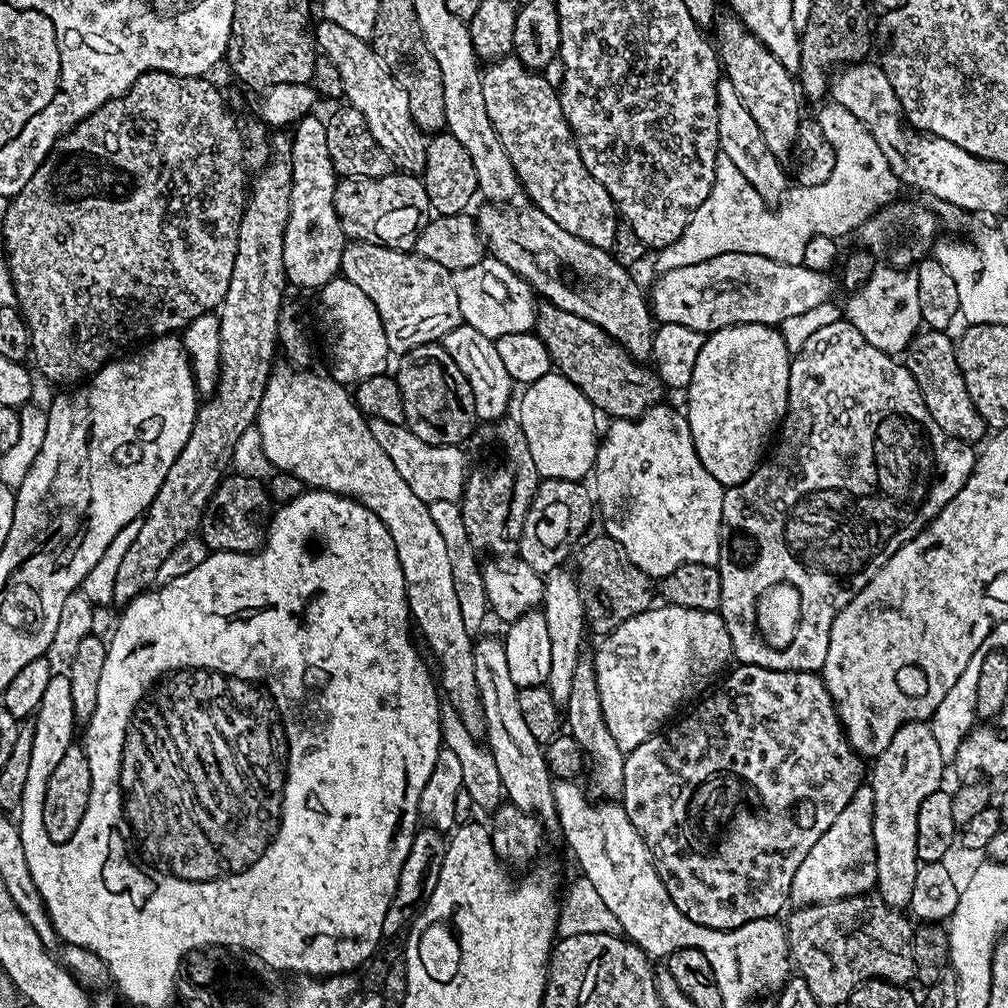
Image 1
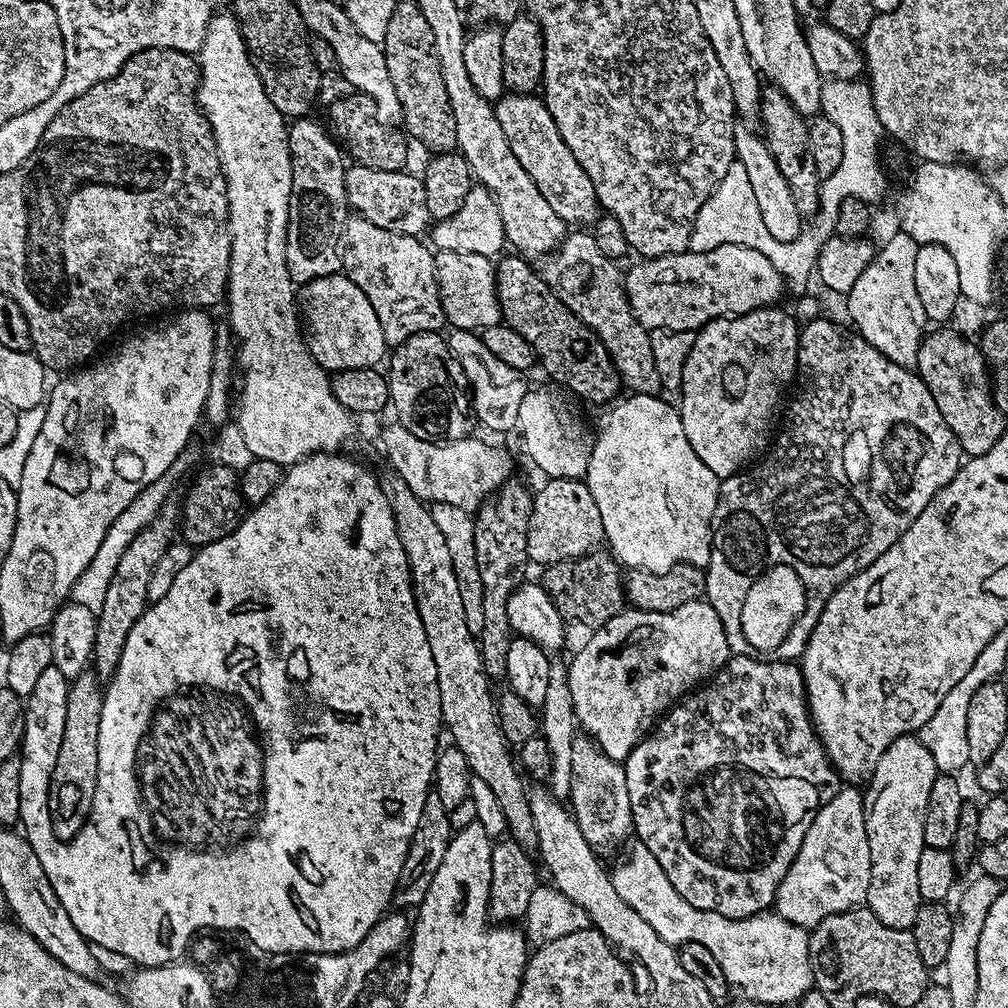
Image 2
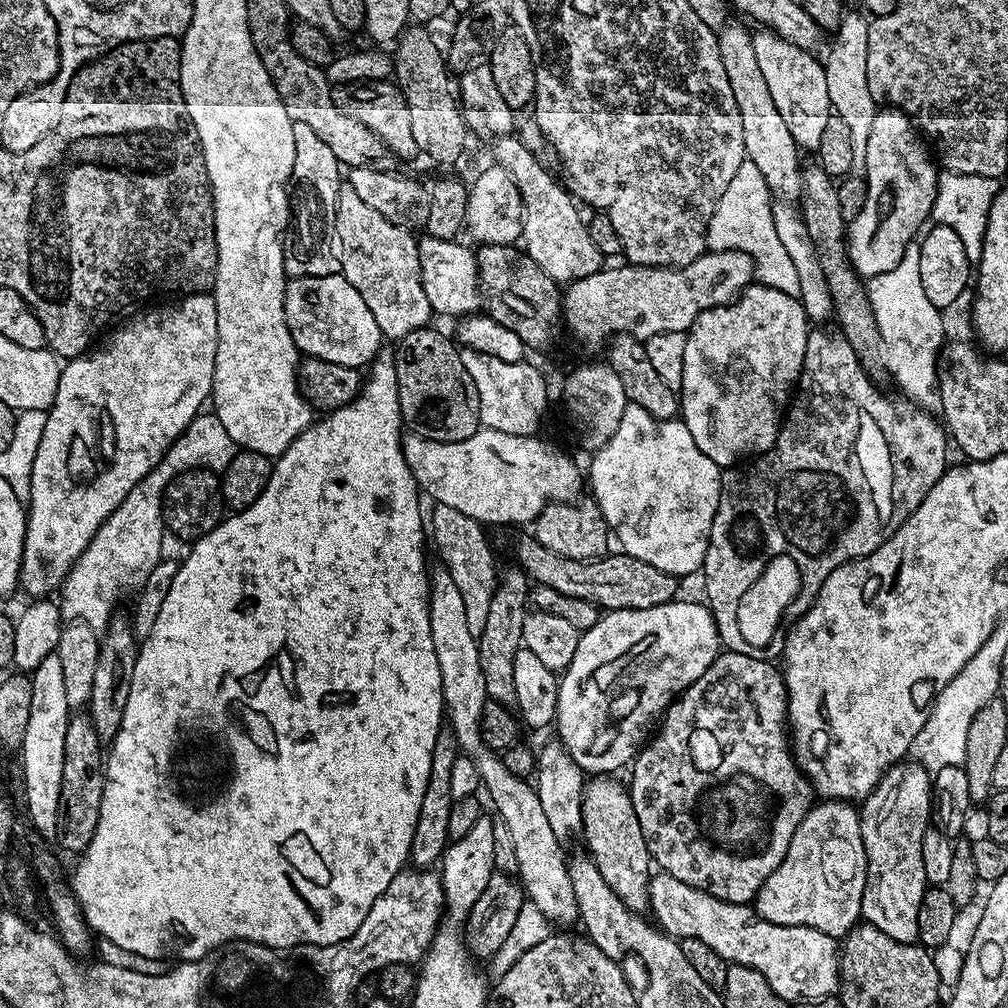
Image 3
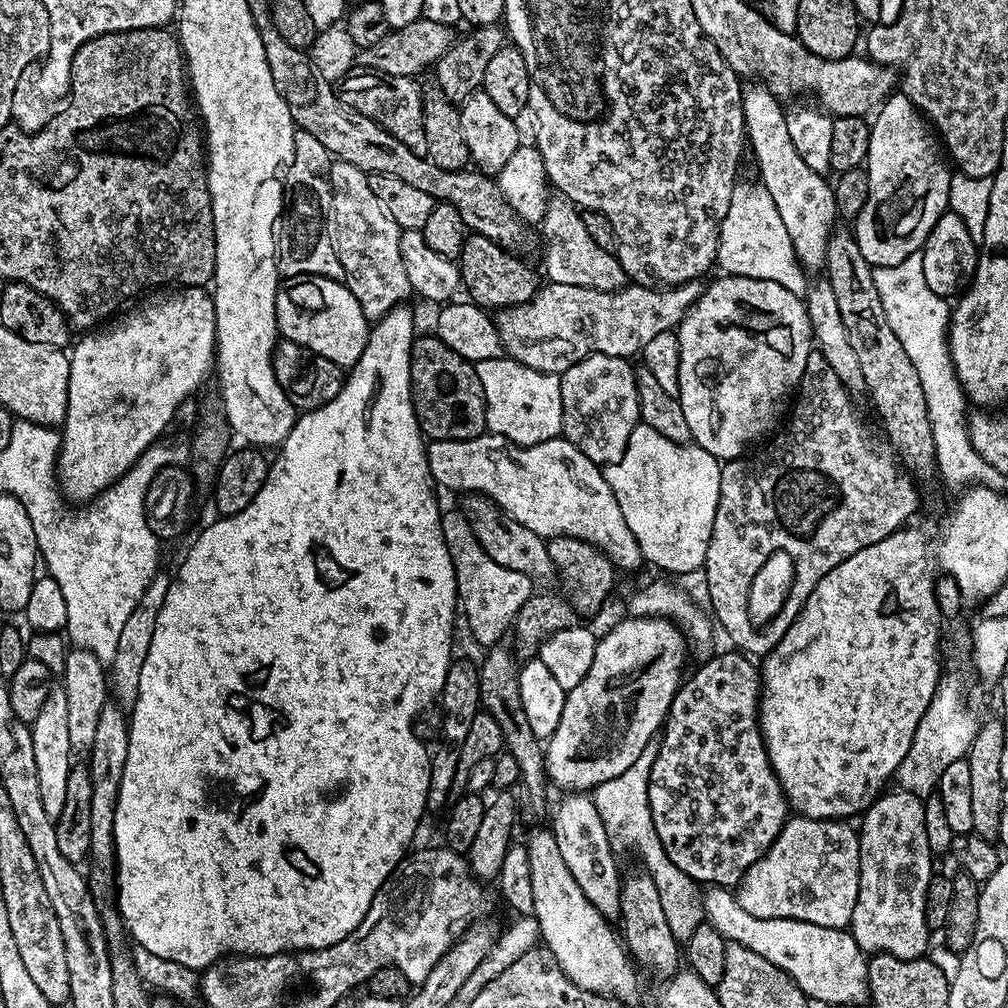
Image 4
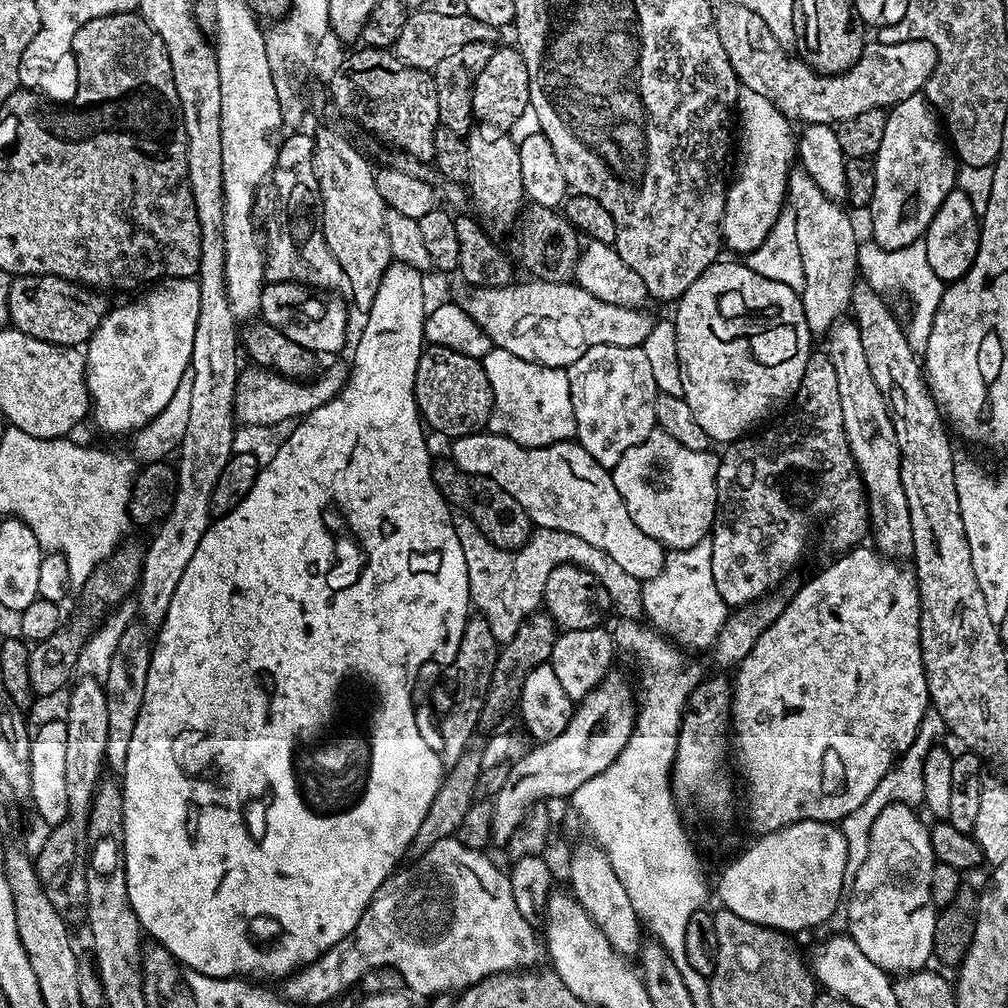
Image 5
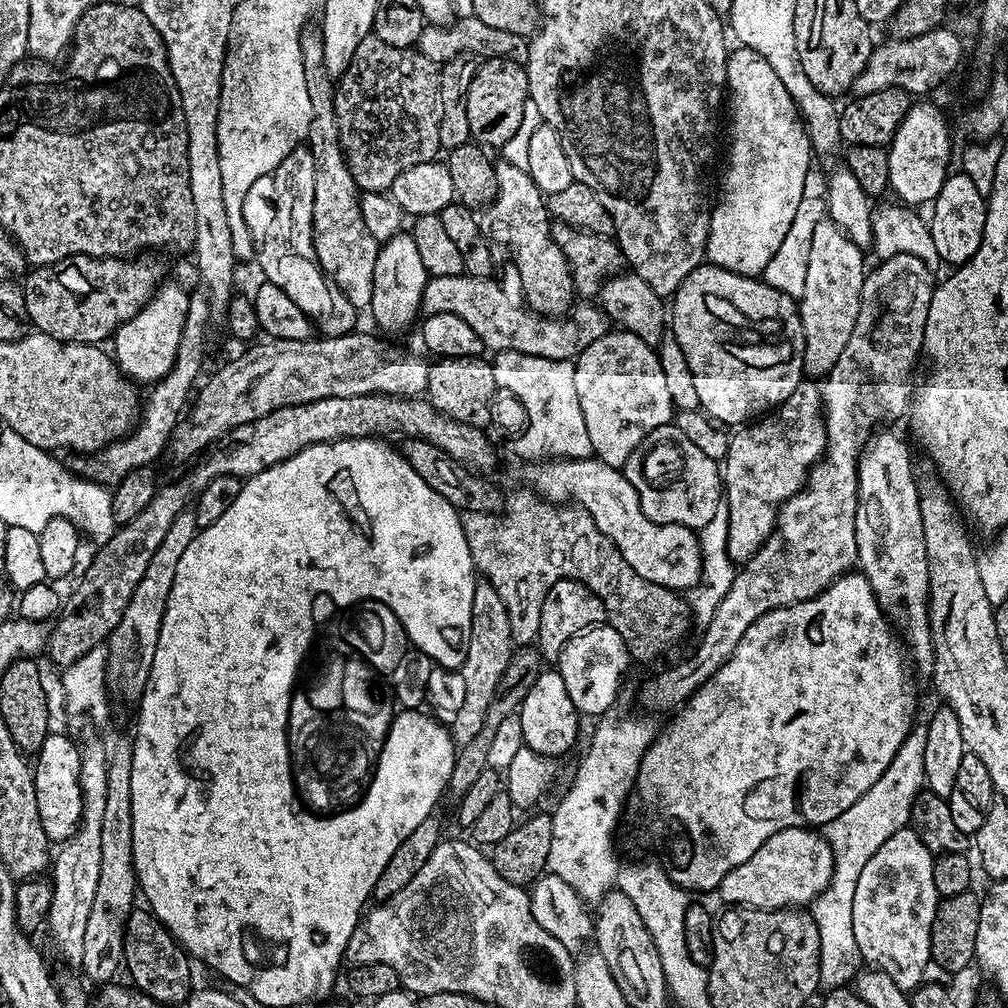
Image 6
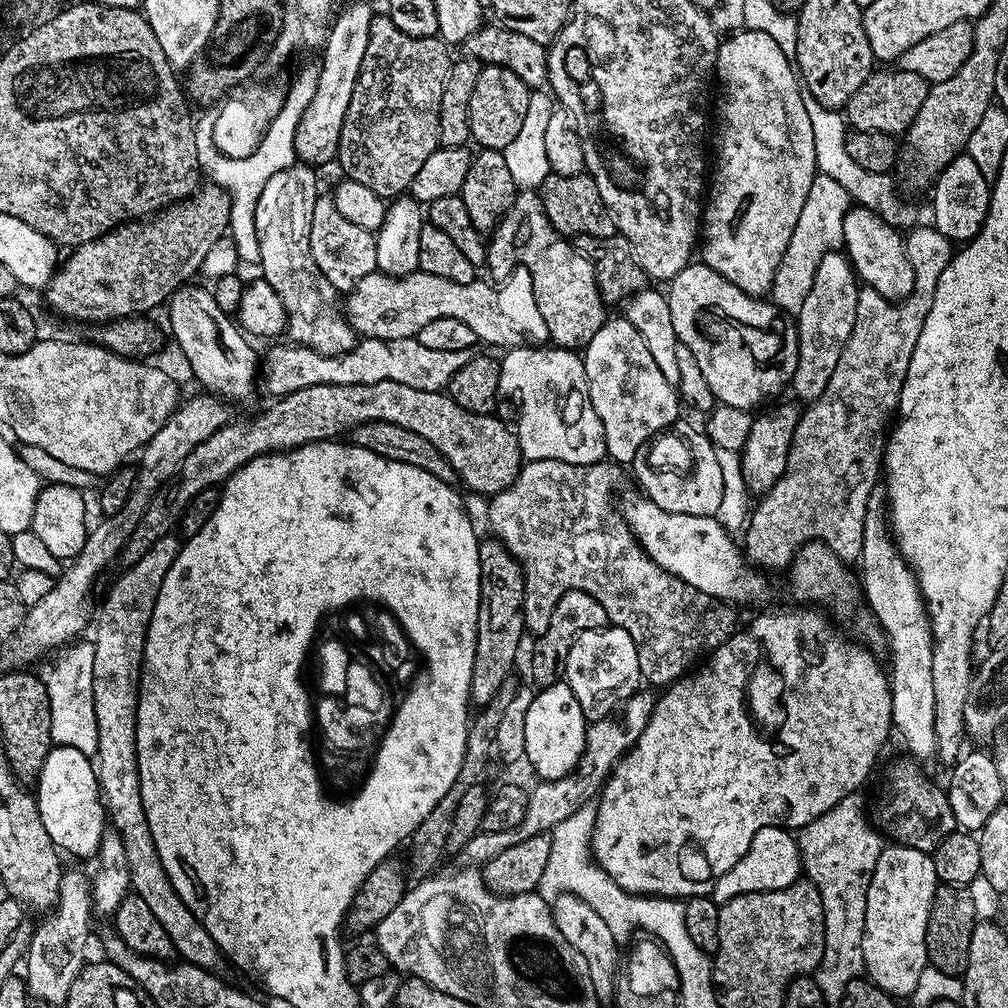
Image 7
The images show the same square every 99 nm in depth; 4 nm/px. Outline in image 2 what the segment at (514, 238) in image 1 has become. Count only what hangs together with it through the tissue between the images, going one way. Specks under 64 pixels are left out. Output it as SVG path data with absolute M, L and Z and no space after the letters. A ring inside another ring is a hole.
M572 230L565 235L564 243L548 256L543 264L542 275L545 282L550 286L550 290L554 290L556 297L579 320L586 322L586 326L590 326L590 330L594 330L594 334L598 334L602 346L606 346L606 350L620 375L621 385L632 394L660 396L662 378L658 378L658 370L654 363L654 349L650 346L652 333L642 326L642 322L638 322L638 318L632 312L628 296L624 292L624 276L622 272L616 269L619 268L617 261L606 259L602 254L602 250L598 250L595 238L587 231Z

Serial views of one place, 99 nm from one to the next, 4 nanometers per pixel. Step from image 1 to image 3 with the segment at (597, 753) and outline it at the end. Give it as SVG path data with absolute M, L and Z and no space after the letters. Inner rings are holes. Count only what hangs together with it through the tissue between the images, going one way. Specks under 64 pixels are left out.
M596 774L584 785L582 802L582 837L588 842L587 853L598 866L598 874L606 878L606 886L622 898L631 912L649 911L648 895L654 875L654 861L642 838L642 826L638 826L638 814L634 814L634 802L629 789L624 788L608 774Z

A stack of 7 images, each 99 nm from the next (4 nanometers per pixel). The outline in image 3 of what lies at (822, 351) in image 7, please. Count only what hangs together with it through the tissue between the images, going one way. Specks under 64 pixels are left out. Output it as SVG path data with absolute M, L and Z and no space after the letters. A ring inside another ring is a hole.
M738 24L725 25L717 35L719 56L726 76L730 81L730 90L738 103L742 117L742 136L745 157L754 162L754 166L766 179L769 191L781 201L796 202L803 195L803 165L800 164L799 148L796 147L793 135L787 129L782 114L774 105L774 100L767 89L766 78L759 69L758 58L753 48L753 35Z

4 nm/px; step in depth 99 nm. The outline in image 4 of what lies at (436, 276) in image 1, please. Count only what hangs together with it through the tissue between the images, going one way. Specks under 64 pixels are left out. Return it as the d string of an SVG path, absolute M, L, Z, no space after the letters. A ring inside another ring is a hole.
M336 160L328 169L328 185L332 191L332 205L326 213L328 229L332 235L332 245L338 254L338 262L342 262L344 278L342 283L358 298L358 306L362 306L362 314L369 322L383 318L391 308L397 307L407 296L413 295L410 278L406 278L406 266L402 266L402 246L400 234L402 229L390 214L386 214L386 206L374 198L374 190L370 190L369 173L358 170L358 166L350 166L350 162Z

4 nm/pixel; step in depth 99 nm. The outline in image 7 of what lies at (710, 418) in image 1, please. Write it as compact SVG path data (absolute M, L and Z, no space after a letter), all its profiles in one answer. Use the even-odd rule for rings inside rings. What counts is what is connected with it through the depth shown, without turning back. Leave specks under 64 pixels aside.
M689 262L667 285L666 295L677 341L698 358L698 366L719 403L752 410L755 404L791 385L798 366L800 337L775 303L738 290L734 282L703 262Z

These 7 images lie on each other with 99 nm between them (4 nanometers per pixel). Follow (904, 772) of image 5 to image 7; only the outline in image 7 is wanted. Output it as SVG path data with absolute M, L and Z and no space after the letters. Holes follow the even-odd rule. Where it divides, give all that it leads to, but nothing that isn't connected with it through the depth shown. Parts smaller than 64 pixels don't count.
M859 791L851 792L842 798L842 802L814 818L814 822L798 832L802 868L807 879L820 891L824 911L824 957L814 979L822 994L832 1002L839 1001L852 981L864 972L864 892L868 889L868 878L886 847L886 841L868 821L860 795Z

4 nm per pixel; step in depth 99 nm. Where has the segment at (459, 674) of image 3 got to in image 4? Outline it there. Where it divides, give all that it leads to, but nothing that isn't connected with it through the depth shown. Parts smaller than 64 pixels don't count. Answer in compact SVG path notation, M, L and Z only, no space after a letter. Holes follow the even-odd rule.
M547 827L538 829L526 840L526 847L530 862L530 886L534 890L532 915L540 927L543 947L552 951L570 982L582 990L612 996L625 1006L638 1003L640 984L636 981L637 969L622 945L617 929L602 913L594 910L590 898L582 894L582 886L574 882L574 874L570 874L570 869L566 867L552 831Z

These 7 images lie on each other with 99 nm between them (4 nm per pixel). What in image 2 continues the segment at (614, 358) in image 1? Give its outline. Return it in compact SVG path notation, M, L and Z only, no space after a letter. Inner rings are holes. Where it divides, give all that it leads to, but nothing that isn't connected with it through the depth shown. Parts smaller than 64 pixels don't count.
M505 255L499 261L501 264L495 265L496 297L500 300L503 323L522 334L526 342L530 342L539 367L544 367L545 374L550 379L557 380L552 382L561 389L567 390L573 397L581 396L592 404L604 404L612 399L615 401L622 392L620 375L598 334L594 334L594 330L590 330L586 322L579 320L556 297L543 275L537 269L535 272L525 257L511 255Z

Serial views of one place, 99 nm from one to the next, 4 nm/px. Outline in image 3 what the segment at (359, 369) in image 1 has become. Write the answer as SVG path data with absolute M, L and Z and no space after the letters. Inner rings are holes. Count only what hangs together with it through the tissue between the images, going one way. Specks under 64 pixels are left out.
M342 274L291 277L284 286L284 309L286 326L290 326L296 347L304 356L363 369L381 355L378 322L374 322L370 306L362 302L362 294Z

